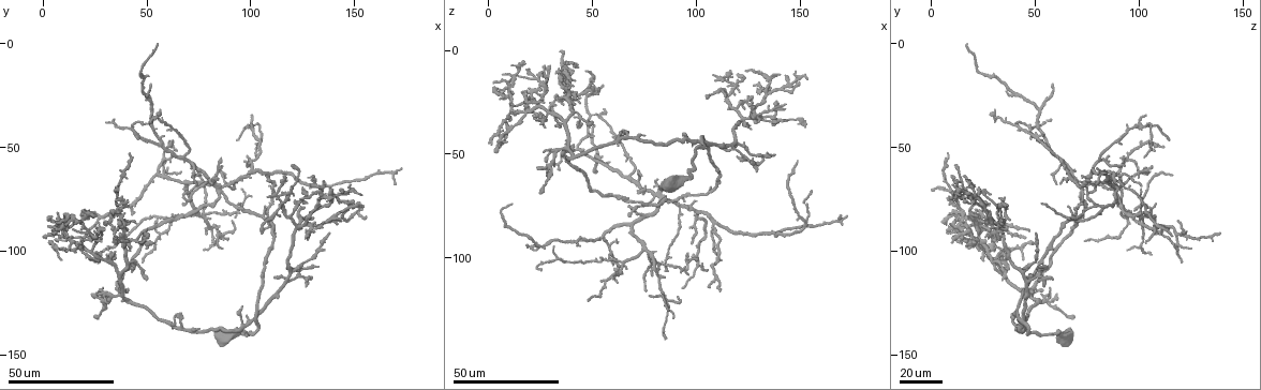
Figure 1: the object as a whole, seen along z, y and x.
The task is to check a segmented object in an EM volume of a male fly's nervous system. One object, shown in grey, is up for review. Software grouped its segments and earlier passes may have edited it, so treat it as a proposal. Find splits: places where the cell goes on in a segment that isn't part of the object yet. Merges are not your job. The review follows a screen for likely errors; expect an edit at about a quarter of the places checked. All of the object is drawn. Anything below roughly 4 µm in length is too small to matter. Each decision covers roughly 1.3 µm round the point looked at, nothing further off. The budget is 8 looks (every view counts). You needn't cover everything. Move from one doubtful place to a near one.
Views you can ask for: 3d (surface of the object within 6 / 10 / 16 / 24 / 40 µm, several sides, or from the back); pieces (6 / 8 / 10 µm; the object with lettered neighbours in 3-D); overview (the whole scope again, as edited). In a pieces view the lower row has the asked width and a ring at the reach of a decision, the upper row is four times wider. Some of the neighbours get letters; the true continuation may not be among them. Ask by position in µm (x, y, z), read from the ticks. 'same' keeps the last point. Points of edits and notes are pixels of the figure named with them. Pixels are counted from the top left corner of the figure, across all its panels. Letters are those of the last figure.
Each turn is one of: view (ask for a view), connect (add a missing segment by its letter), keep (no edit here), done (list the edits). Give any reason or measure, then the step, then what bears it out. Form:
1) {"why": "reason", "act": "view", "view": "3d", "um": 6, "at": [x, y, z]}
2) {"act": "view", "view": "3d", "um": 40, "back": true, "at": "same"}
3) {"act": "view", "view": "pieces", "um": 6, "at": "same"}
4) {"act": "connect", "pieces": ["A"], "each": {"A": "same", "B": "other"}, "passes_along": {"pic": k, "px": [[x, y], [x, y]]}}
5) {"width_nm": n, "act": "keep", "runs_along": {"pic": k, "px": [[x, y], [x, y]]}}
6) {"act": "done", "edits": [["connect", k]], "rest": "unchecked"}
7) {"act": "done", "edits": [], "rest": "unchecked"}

{"why": "free end", "act": "view", "view": "3d", "um": 40, "at": [130, 69, 21]}

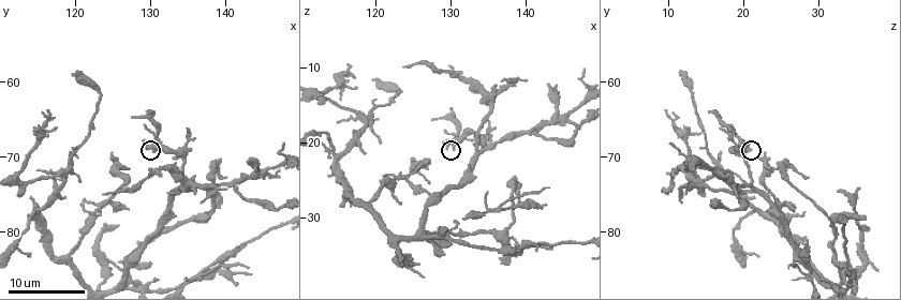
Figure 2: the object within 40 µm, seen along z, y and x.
{"act": "view", "view": "pieces", "um": 8, "at": "same"}

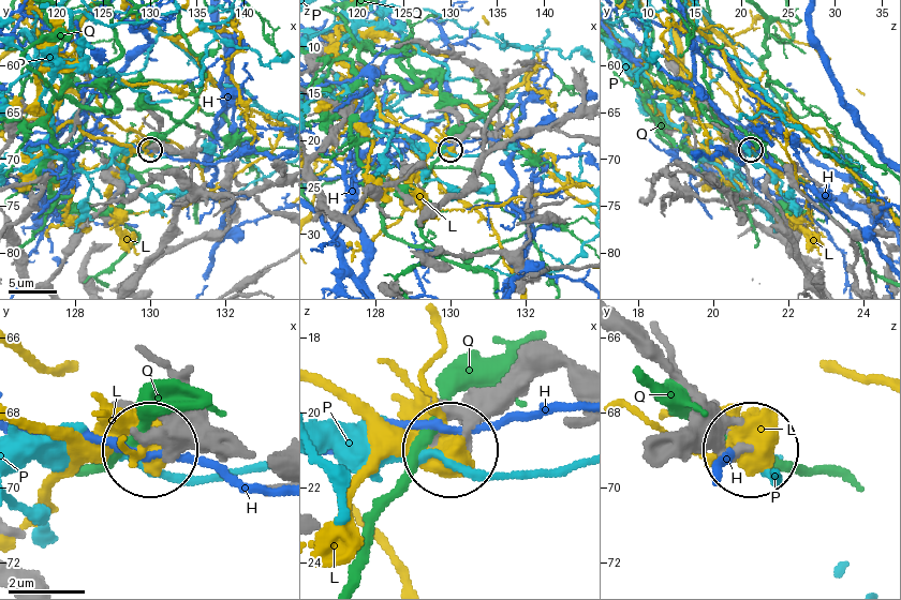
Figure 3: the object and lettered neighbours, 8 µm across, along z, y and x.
{"act": "keep", "each": {"H": "other", "L": "other", "P": "other", "Q": "other"}, "runs_along": {"pic": 3, "px": [[229, 459], [164, 449]]}, "found": "none of them fits"}

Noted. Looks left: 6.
{"why": "an open end", "act": "view", "view": "3d", "um": 6, "at": [130.0, 84.5, 33.5]}

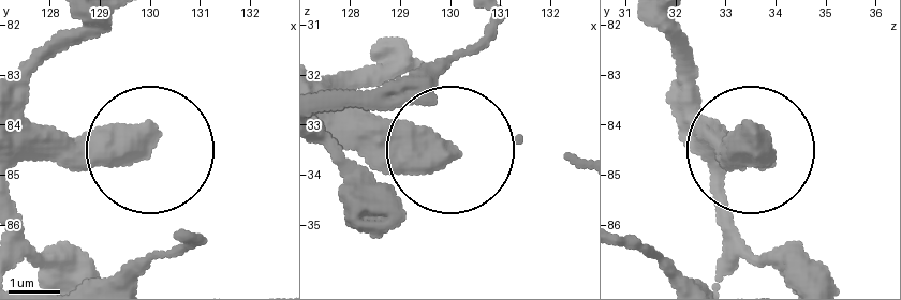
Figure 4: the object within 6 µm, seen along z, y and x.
{"act": "view", "view": "pieces", "um": 10, "at": [130.05, 84.15, 33.60]}

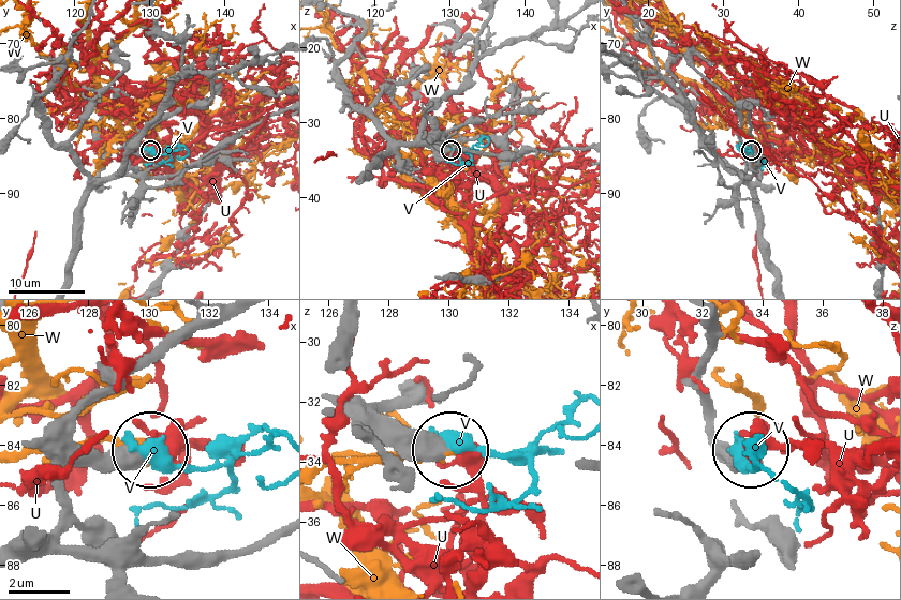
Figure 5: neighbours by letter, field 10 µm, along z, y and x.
{"act": "keep", "each": {"U": "other", "V": "other", "W": "other"}, "runs_along": {"pic": 5, "px": [[360, 429], [427, 436], [447, 449]]}, "found": "none of them fits"}

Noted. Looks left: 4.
{"why": "free end", "act": "view", "view": "3d", "um": 24, "at": [83, 64, 64]}

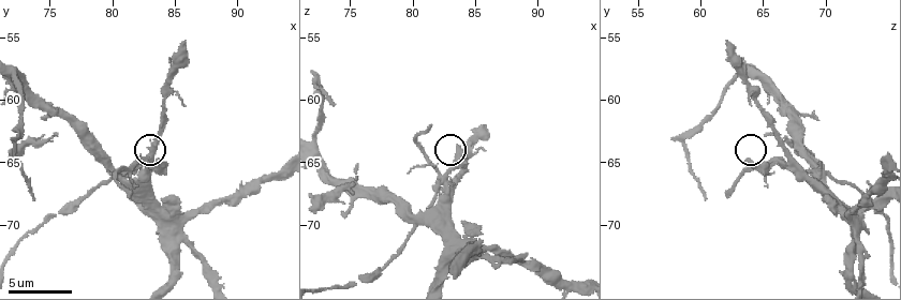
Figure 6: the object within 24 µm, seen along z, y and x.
{"act": "view", "view": "pieces", "um": 6, "at": [83.8, 64.8, 64.0]}

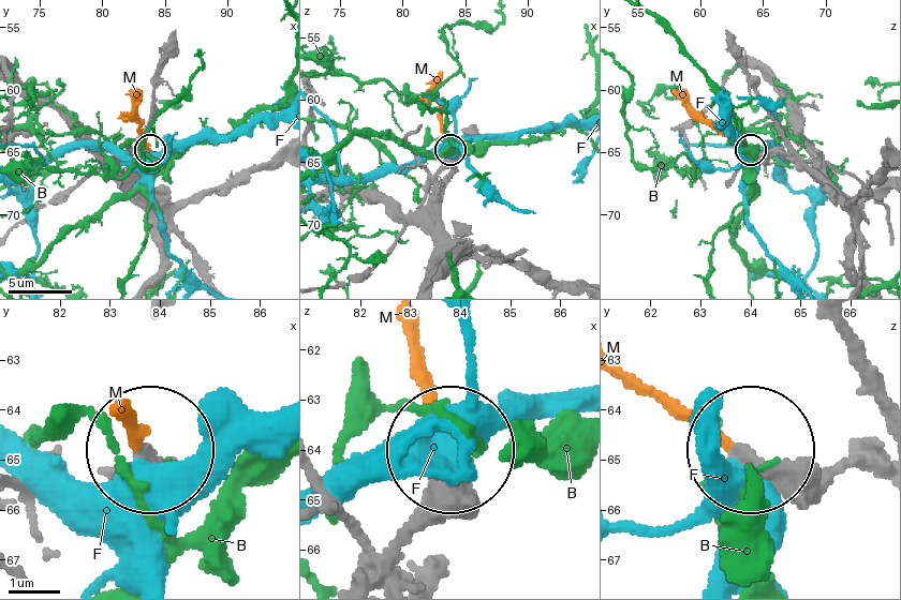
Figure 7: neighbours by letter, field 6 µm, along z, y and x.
{"act": "connect", "pieces": ["M"], "each": {"B": "other", "F": "other", "M": "same"}, "passes_along": {"pic": 7, "px": [[868, 467], [756, 463], [629, 377]]}, "found": "the cell continues"}

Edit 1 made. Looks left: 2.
{"act": "done", "edits": [["connect", 7]], "rest": "unchecked"}

